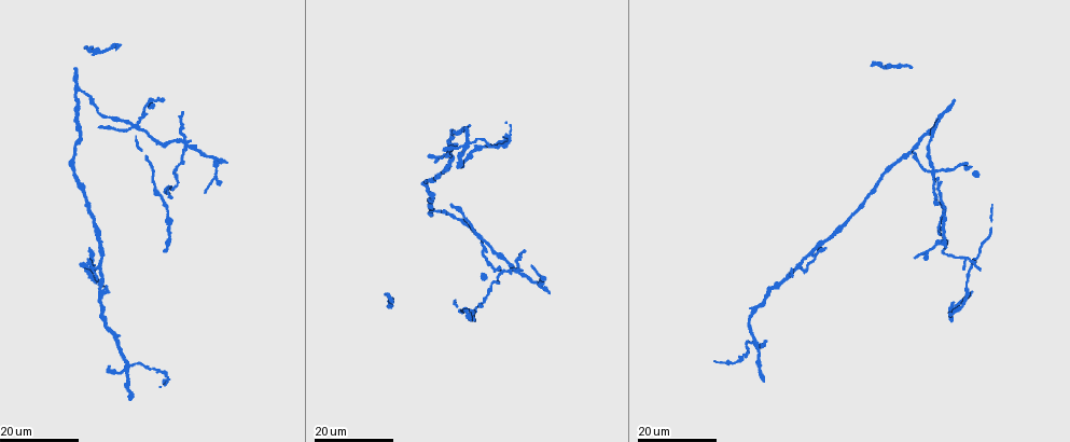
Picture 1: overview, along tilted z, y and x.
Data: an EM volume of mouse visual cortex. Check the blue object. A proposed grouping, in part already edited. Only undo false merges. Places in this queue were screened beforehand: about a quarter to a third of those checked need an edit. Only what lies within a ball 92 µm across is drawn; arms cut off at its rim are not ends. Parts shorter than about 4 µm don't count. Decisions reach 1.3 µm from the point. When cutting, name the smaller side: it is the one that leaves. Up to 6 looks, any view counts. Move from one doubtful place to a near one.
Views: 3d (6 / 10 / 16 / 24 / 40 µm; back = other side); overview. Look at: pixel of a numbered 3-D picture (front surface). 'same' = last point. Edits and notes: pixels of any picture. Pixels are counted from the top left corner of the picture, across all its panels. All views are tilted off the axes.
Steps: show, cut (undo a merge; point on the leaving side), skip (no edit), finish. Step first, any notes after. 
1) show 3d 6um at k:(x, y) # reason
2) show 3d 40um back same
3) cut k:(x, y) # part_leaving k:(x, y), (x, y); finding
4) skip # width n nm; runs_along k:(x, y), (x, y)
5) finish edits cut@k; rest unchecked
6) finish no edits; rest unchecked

show 3d 24um at 1:(129, 364) # three arms meet

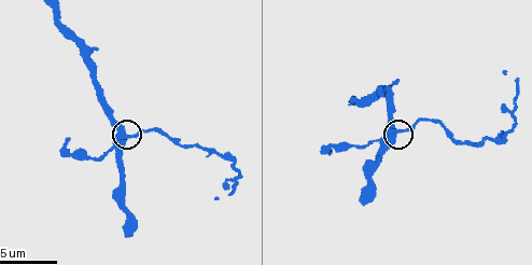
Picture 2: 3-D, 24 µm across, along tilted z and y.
show 3d 6um at 2:(123, 137) # zoom in

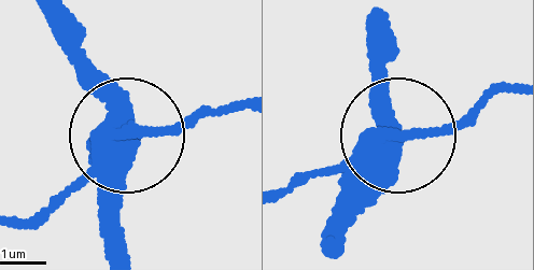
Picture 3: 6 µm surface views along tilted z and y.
cut 3:(156, 136) # width 320 nm; a second neuron is stuck on

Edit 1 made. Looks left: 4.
show 3d 16um at 1:(816, 257) # four or more arms meet

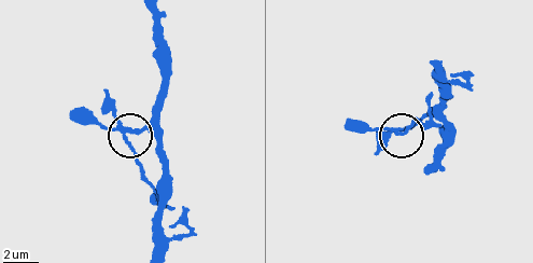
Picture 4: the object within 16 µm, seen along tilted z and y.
show 3d 10um at 4:(394, 131) # closer look

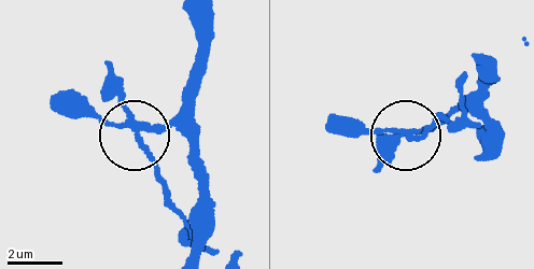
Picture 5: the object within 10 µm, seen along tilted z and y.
cut 5:(107, 95) # width 180 nm; part_leaving 5:(407, 130), (421, 136), (459, 117), (463, 74); a second neuron is stuck on

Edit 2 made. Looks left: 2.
show 3d 24um at 1:(475, 234) # side arm on a straight run

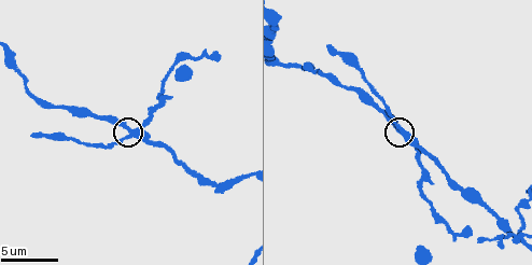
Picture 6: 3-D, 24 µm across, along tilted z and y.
show 3d 6um at 6:(125, 129)

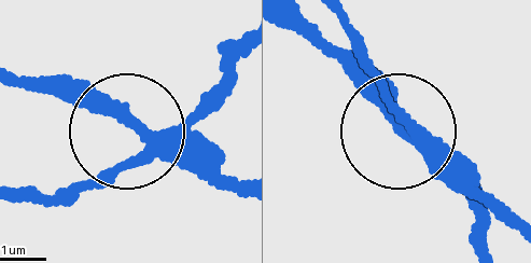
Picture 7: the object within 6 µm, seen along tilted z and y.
cut 7:(214, 105) # arms 3; part_leaving 7:(169, 128), (245, 52); a second neuron is stuck on

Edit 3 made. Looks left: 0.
finish edits cut@3, cut@5, cut@7; rest unchecked

